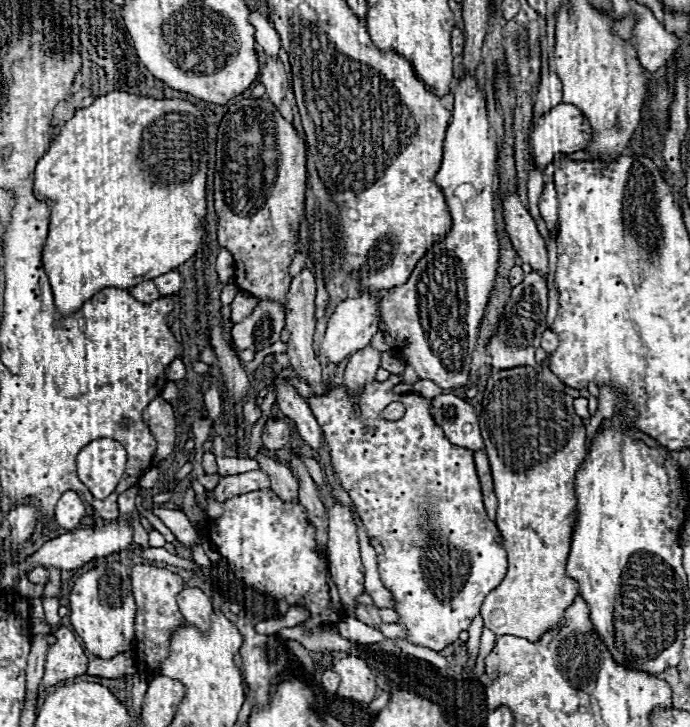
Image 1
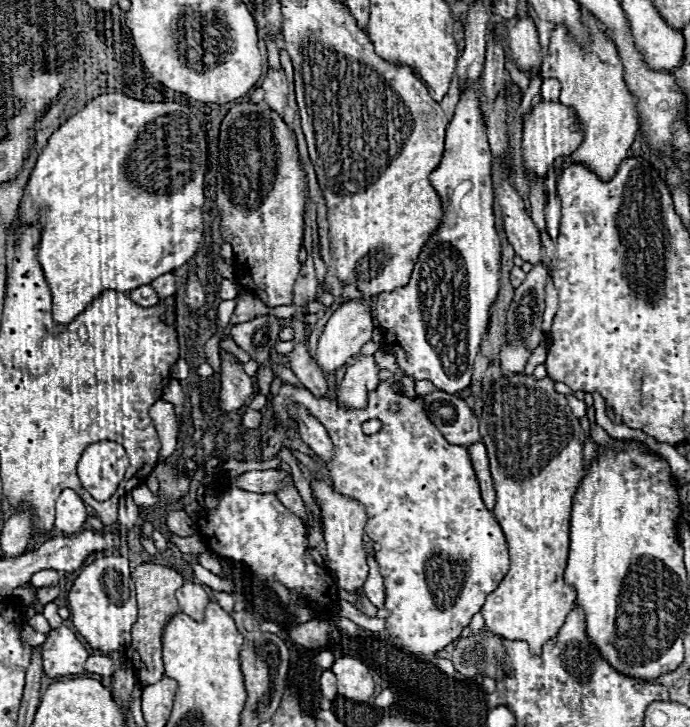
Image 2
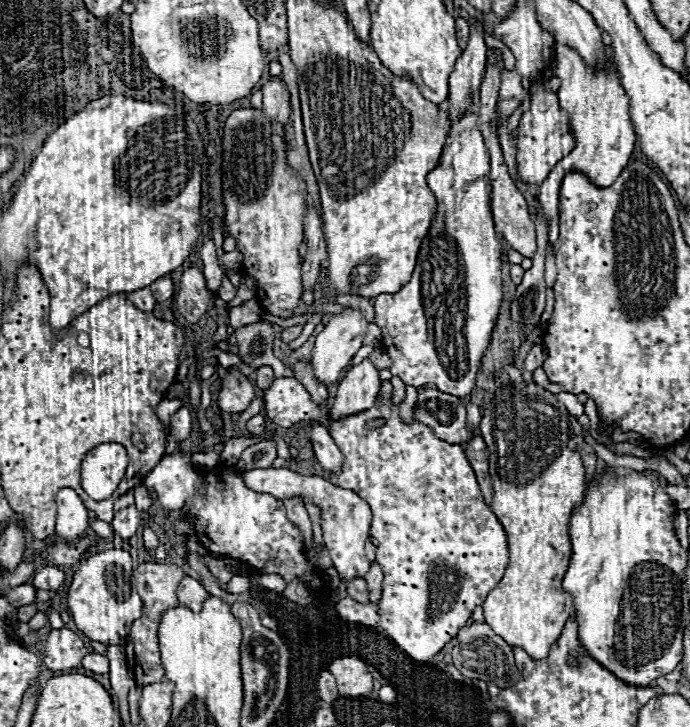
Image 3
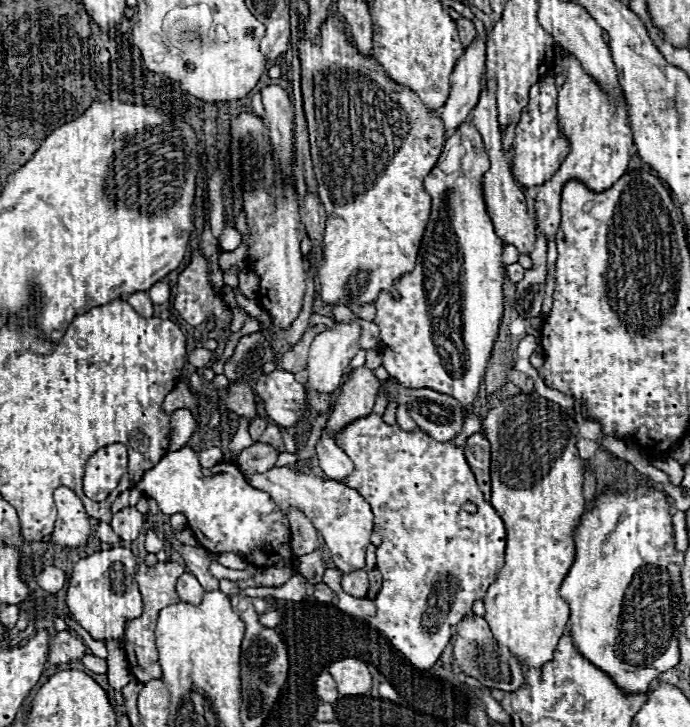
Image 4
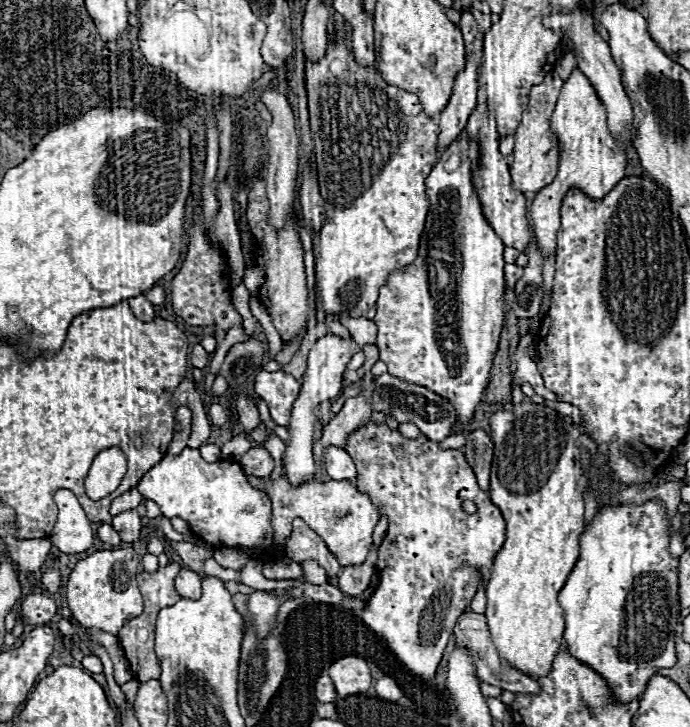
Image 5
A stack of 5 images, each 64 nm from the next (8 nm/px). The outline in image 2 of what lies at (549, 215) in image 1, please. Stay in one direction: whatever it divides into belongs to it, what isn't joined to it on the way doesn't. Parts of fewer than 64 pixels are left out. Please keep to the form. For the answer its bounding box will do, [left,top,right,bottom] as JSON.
[546,196,560,236]

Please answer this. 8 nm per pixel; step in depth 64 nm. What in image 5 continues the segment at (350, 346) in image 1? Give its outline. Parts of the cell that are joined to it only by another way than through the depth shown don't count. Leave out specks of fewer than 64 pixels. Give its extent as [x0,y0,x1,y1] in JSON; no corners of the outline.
[282,334,352,486]

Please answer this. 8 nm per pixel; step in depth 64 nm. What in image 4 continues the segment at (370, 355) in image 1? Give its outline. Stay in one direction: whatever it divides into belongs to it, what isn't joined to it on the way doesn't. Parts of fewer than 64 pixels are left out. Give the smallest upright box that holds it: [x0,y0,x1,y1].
[328,366,380,438]

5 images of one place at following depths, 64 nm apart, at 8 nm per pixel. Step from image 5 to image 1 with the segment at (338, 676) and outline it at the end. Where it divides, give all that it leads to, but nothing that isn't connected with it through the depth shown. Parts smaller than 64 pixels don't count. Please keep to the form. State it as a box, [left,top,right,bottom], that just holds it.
[334,656,376,702]

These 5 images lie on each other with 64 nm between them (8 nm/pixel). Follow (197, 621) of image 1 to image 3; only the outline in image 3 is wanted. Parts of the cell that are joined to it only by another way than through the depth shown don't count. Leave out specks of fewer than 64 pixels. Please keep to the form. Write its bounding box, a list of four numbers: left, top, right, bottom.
[176,576,208,612]

